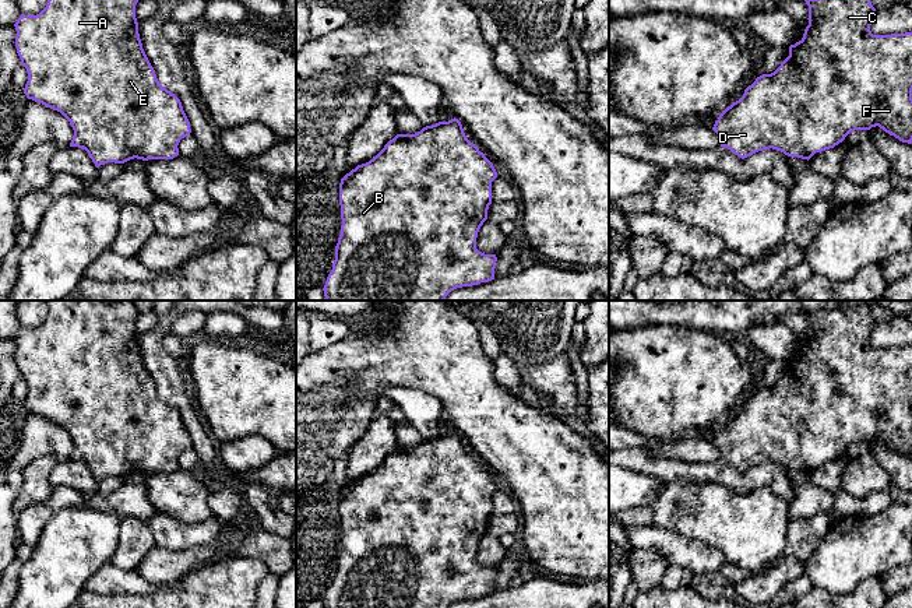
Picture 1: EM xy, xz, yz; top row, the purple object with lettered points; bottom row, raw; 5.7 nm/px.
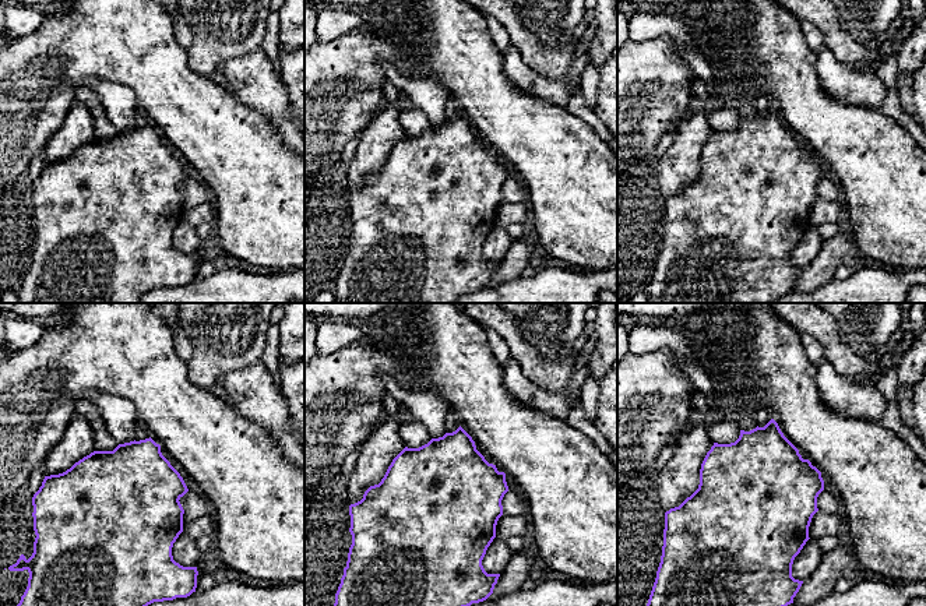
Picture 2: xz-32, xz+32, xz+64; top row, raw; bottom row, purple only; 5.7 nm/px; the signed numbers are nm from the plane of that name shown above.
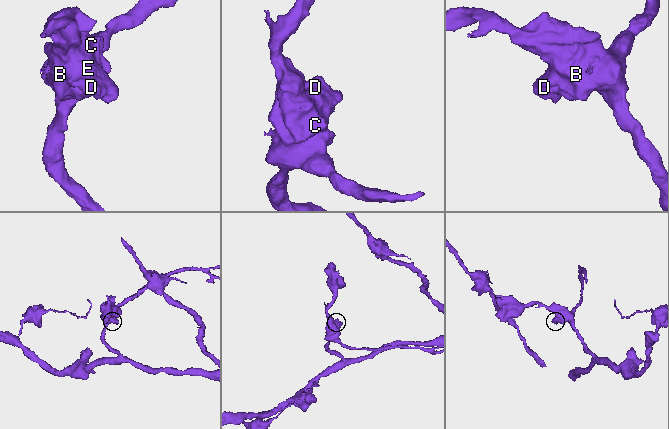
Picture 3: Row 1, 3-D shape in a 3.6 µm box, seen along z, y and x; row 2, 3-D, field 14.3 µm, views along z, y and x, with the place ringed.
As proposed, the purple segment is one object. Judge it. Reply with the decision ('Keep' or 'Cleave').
Keep

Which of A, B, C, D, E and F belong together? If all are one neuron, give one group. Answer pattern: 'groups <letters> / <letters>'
groups A B C D E F

